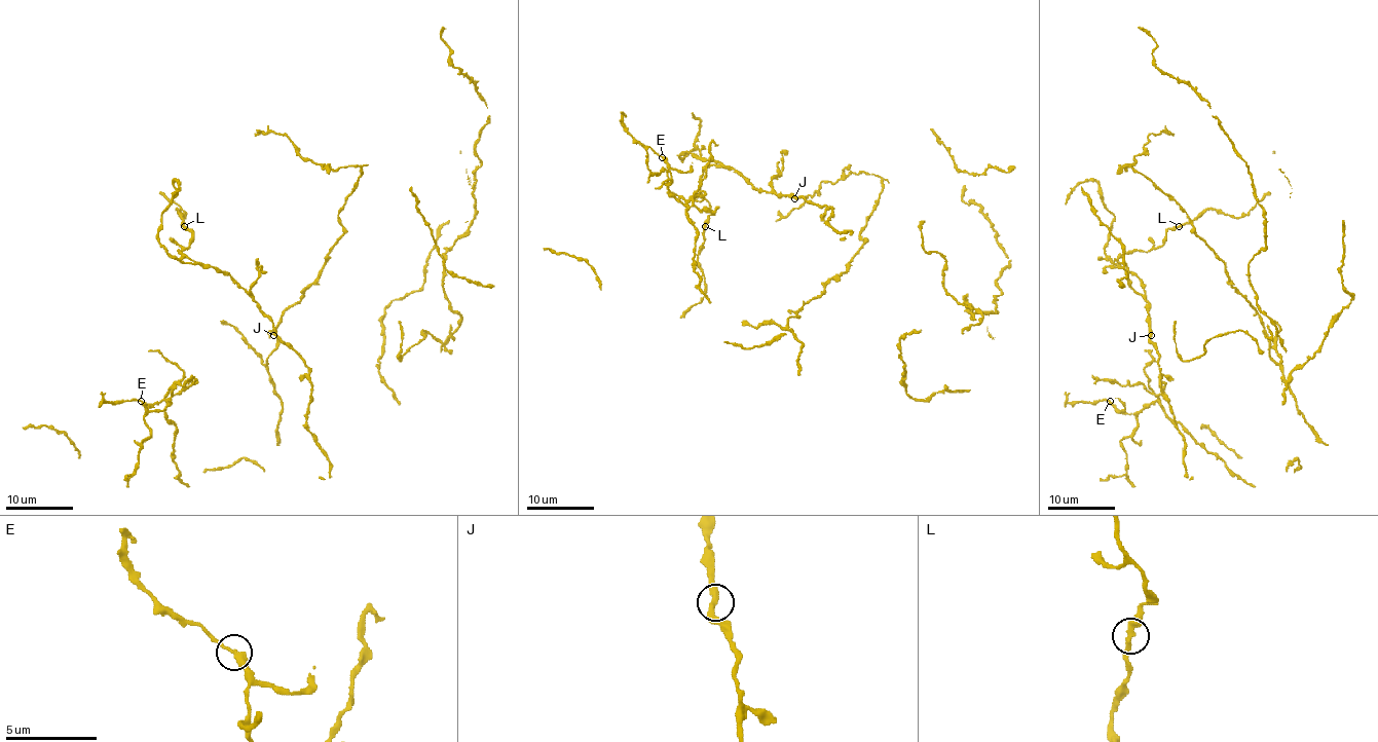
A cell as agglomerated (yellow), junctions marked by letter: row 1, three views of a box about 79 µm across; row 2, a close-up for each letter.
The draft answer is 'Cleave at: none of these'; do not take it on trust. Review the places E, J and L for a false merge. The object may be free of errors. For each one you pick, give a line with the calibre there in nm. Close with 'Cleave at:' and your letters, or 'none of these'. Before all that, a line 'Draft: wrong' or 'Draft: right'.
Draft: right
Cleave at: none of these

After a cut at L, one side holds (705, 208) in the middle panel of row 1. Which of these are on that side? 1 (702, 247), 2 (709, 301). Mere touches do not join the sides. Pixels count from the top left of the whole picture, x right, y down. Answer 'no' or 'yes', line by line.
1: no
2: yes

